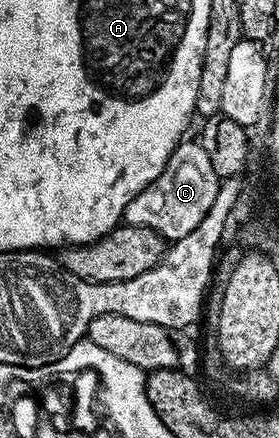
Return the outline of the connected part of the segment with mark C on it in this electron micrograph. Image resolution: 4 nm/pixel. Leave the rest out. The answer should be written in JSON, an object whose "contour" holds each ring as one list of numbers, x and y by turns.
{"contour":[[184,138,173,150,169,162,165,162,165,170,161,170,161,174,157,174,157,178,149,182,149,186,145,186,145,190,141,190,141,194,137,194,133,202,129,202,129,206,123,212,123,220,129,224,141,224,145,228,153,229,163,237,164,241,180,240,199,225,201,218,205,218,205,214,209,214,219,193,220,183,221,177,217,174,217,170,213,170,213,165,209,163,209,154,205,154,198,139]]}

